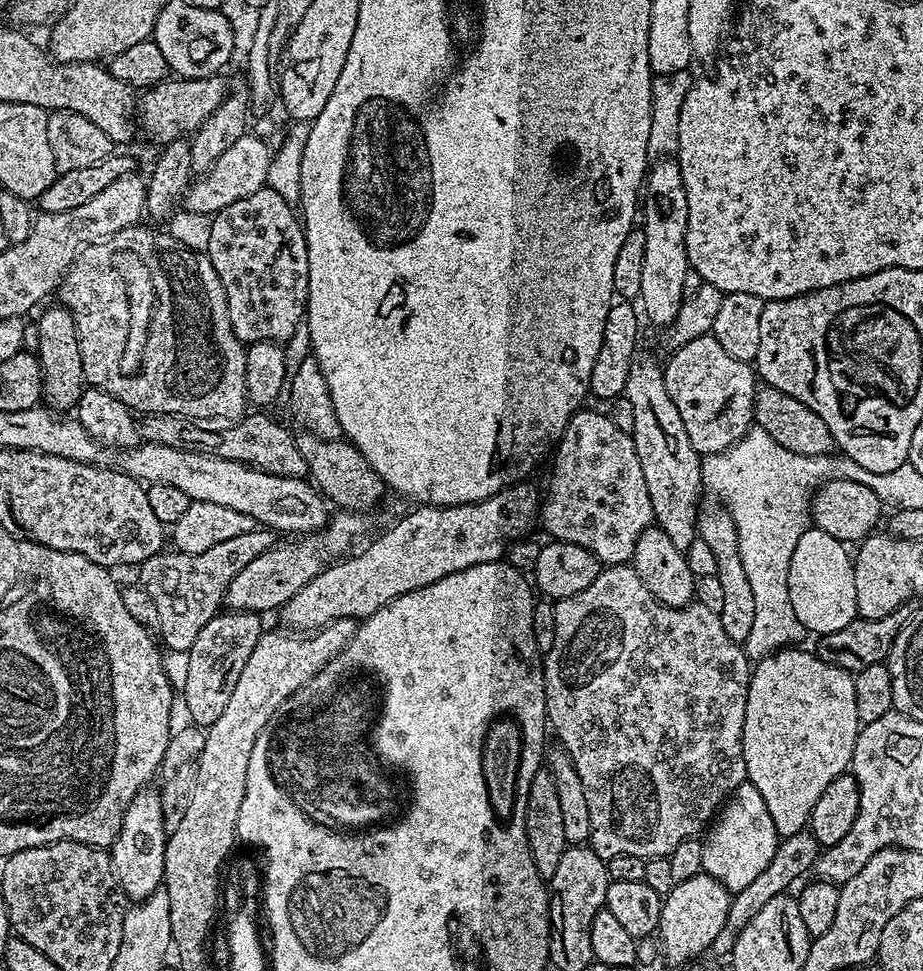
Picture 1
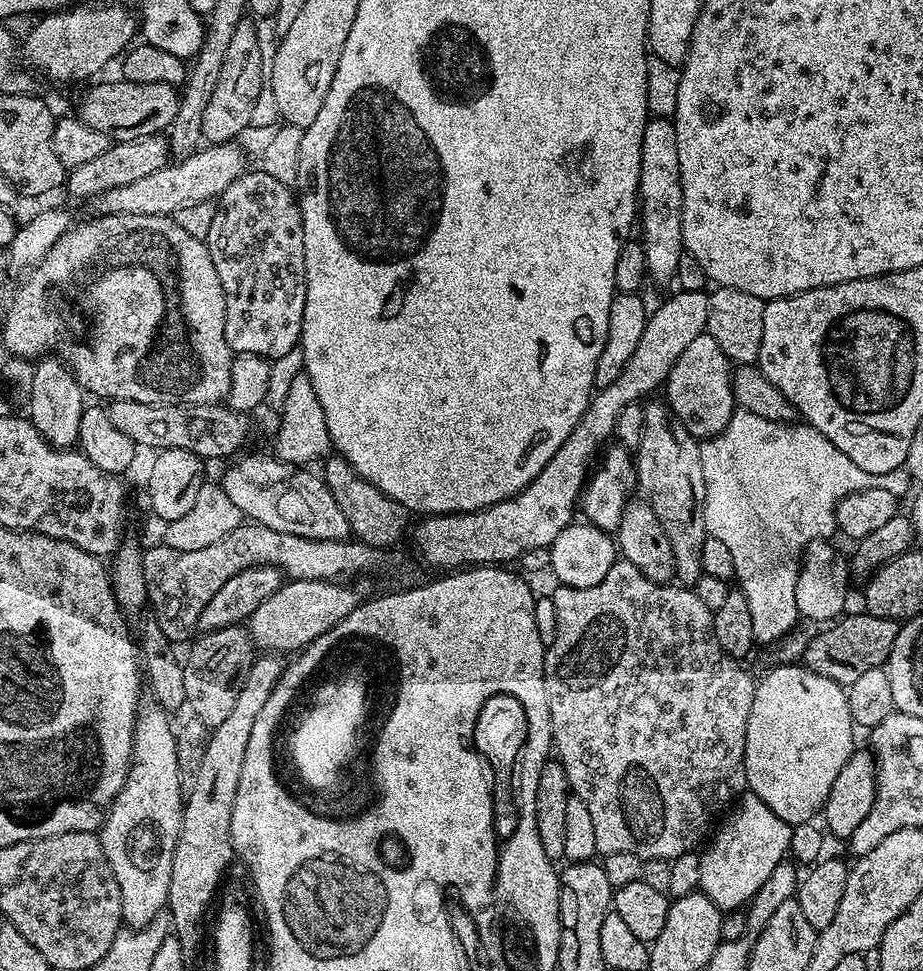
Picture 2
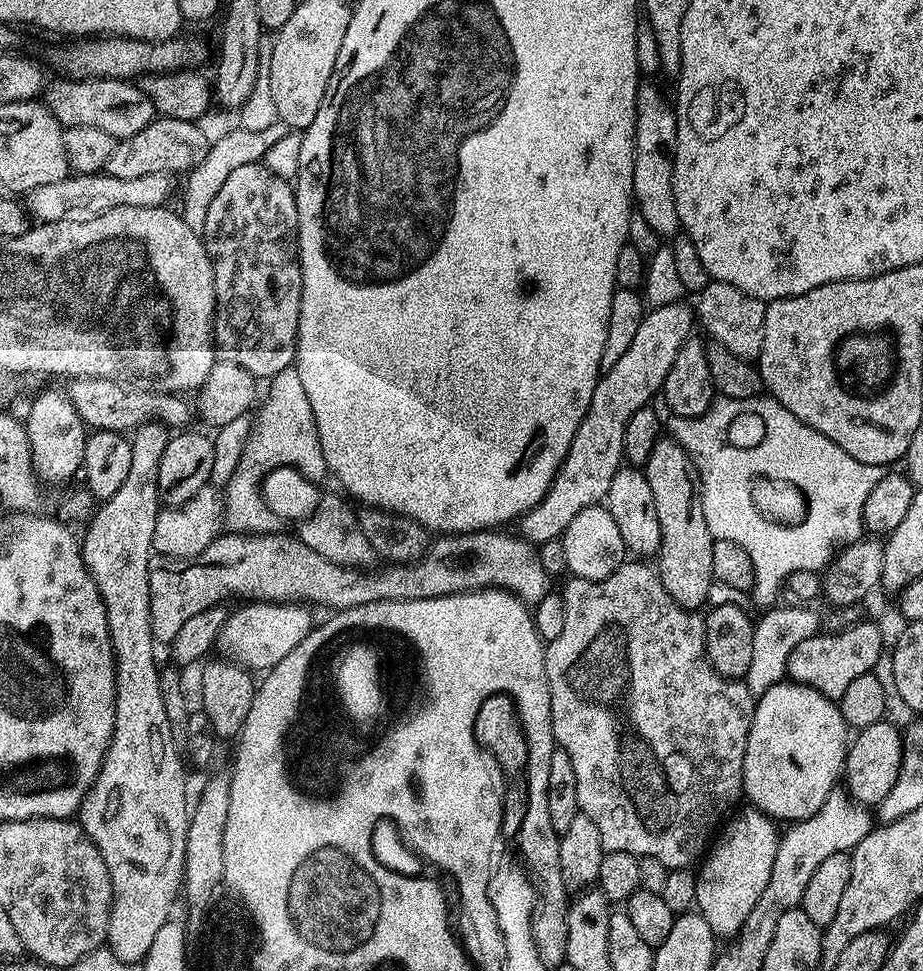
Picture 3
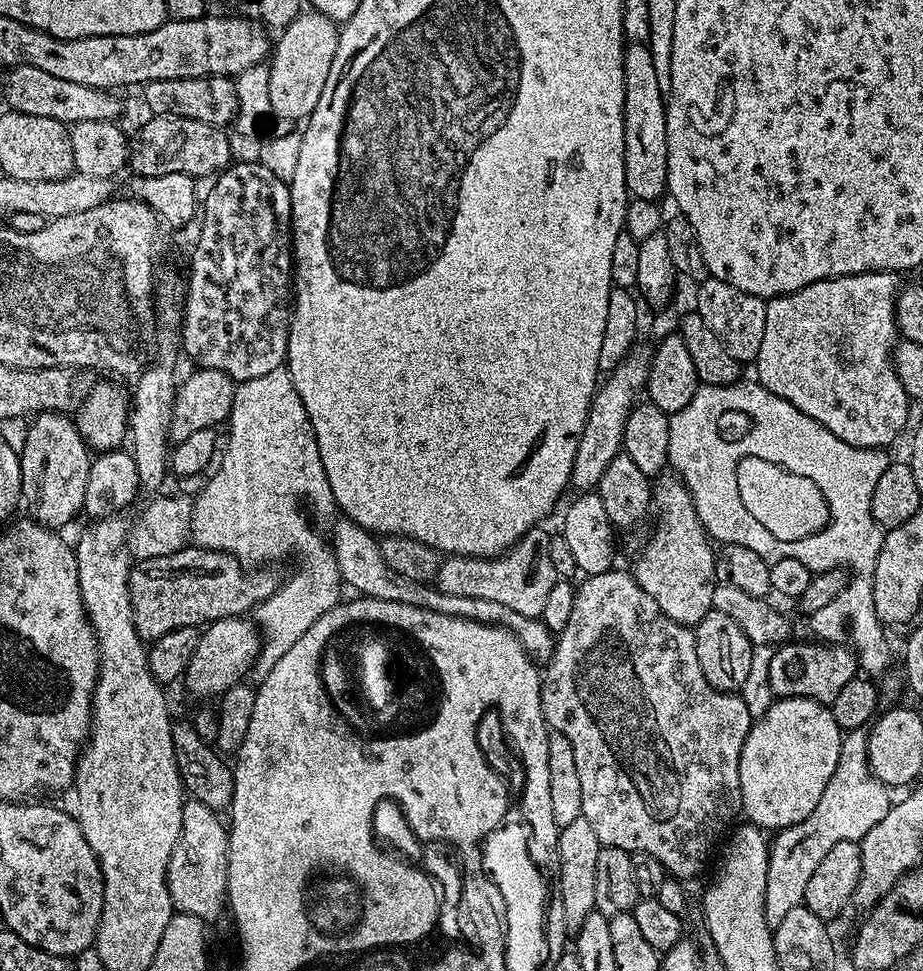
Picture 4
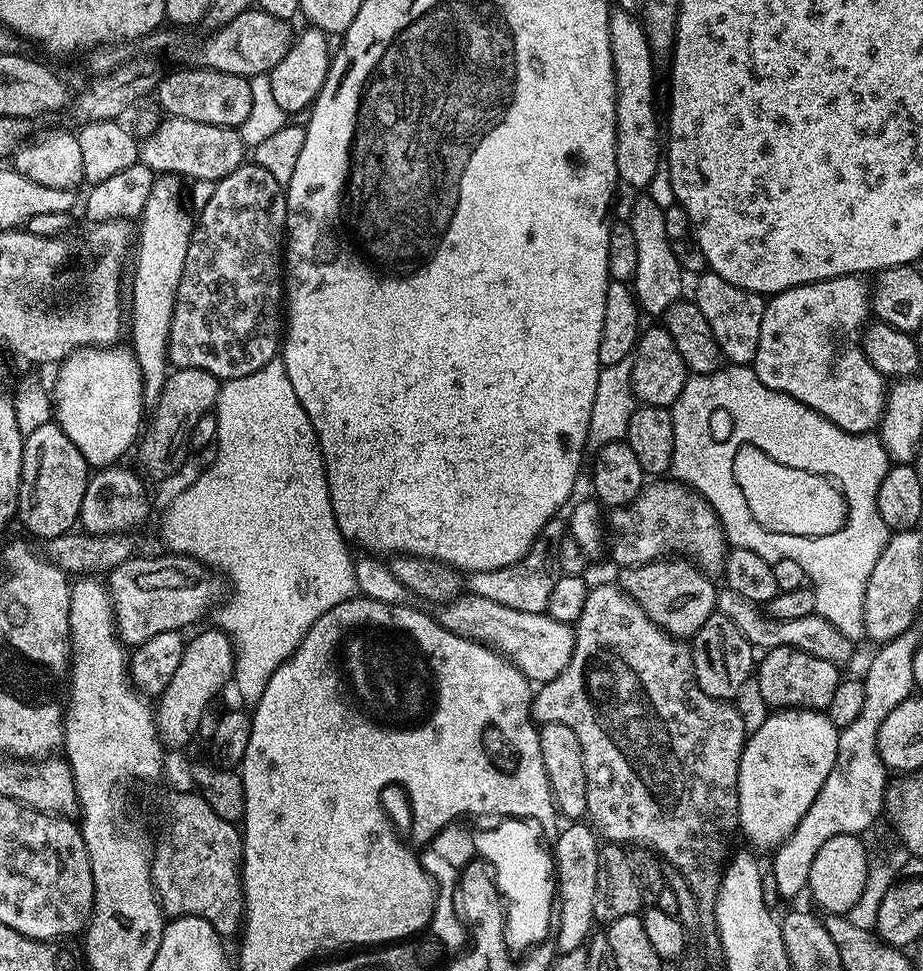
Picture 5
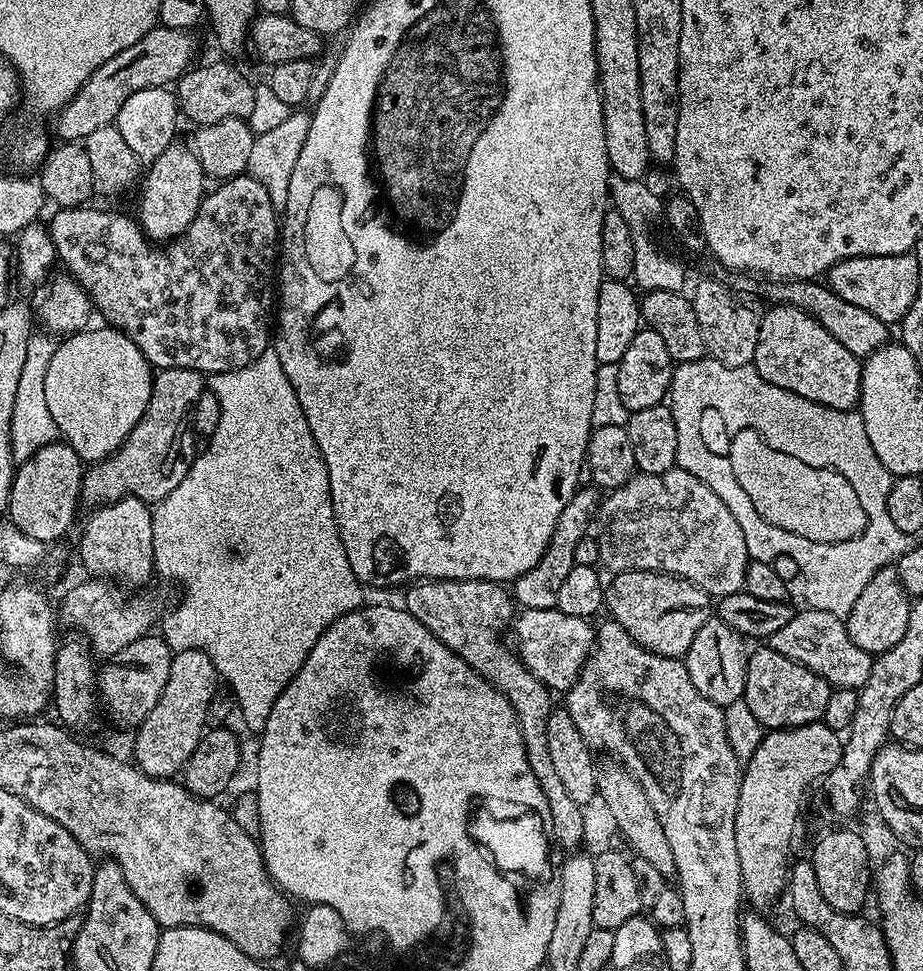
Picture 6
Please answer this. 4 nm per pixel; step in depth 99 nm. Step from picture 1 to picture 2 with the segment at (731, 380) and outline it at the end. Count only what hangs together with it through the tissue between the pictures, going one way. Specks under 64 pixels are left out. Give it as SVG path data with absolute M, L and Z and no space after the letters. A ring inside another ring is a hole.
M705 334L694 338L694 342L682 350L682 358L674 362L674 370L670 370L666 381L666 403L690 435L711 438L724 429L726 422L730 422L733 412L737 411L732 393L733 371L728 356L722 354L722 346L718 346L712 336Z

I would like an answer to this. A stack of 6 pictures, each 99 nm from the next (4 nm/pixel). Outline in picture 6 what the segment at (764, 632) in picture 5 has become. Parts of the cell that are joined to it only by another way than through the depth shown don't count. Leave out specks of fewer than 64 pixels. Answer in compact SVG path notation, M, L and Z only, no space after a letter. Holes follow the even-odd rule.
M810 607L802 608L802 611L799 609L793 613L790 622L768 638L768 644L792 661L818 673L832 687L859 691L870 678L873 655L854 646L854 642L850 641L847 623L841 617L824 610Z

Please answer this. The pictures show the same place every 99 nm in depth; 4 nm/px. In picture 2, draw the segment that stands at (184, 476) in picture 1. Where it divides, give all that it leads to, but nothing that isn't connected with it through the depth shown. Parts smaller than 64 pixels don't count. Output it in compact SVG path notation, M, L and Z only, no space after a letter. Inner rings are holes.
M268 456L237 459L232 462L237 464L230 465L224 472L222 486L230 502L238 506L241 517L262 526L270 526L270 530L278 530L282 534L298 534L298 538L348 540L350 533L346 517L338 502L334 502L334 494L330 494L323 479L317 473L315 476L308 472L312 470L307 467Z

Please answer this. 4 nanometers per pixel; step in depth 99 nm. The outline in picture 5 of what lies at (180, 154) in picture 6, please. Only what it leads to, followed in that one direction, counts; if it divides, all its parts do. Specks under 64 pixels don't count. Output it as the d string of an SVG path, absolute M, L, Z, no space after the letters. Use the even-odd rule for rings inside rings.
M160 174L155 177L144 212L138 219L140 242L135 245L137 262L130 276L130 304L132 304L130 349L136 356L141 370L144 395L152 402L160 397L164 379L170 371L168 334L178 282L182 278L186 250L192 241L194 227L194 216L186 203L186 188L180 183L182 180L179 175Z

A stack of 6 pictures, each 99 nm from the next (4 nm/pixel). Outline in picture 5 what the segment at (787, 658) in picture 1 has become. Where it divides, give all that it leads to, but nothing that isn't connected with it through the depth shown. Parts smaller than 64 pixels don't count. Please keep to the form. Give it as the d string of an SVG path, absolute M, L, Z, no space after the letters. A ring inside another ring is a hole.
M789 708L773 711L766 722L745 739L738 766L739 831L753 844L753 849L775 850L788 841L790 834L794 834L798 822L802 822L802 814L810 810L814 798L818 798L818 790L822 790L822 782L826 782L830 769L834 767L839 737L838 729L828 721L823 711Z

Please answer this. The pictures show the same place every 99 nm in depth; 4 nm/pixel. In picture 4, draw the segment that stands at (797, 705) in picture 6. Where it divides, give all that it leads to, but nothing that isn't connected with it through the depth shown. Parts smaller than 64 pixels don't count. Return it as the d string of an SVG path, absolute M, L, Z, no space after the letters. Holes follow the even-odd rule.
M784 642L773 651L770 658L770 690L776 698L806 698L825 706L831 706L834 698L846 686L857 679L858 659L855 652L839 644L792 644Z

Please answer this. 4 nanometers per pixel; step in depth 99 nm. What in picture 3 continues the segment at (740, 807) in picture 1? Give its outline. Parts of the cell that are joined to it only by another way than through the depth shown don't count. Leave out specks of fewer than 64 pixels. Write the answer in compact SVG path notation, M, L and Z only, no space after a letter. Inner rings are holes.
M748 806L745 809L745 812L737 811L723 825L696 872L695 907L706 918L706 922L710 922L710 930L714 930L717 938L735 937L744 925L750 910L754 910L754 902L762 898L766 882L770 882L774 854L778 854L780 845L781 833L777 821L759 808Z

